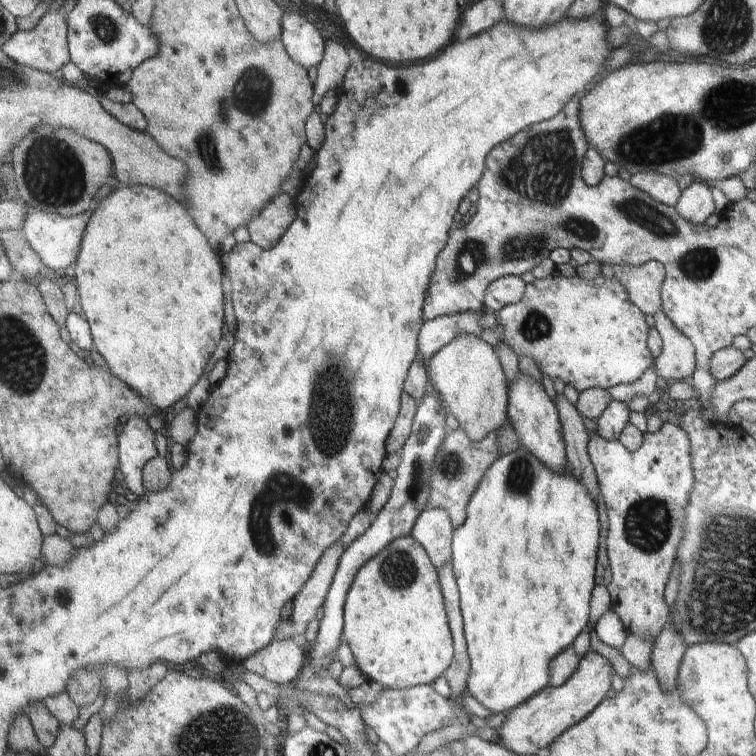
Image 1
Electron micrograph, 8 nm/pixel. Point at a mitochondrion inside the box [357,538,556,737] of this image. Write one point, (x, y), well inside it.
(399, 570)

